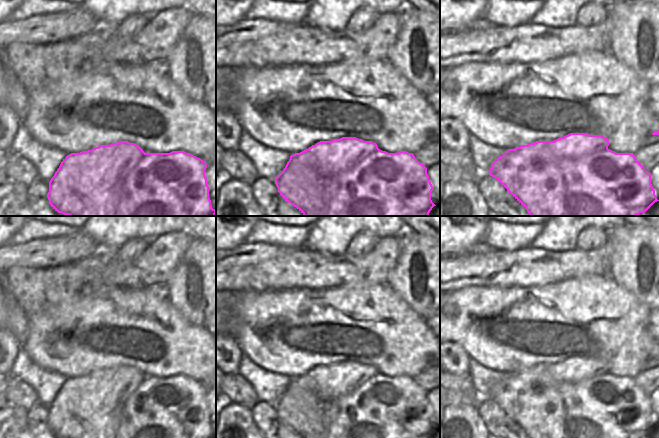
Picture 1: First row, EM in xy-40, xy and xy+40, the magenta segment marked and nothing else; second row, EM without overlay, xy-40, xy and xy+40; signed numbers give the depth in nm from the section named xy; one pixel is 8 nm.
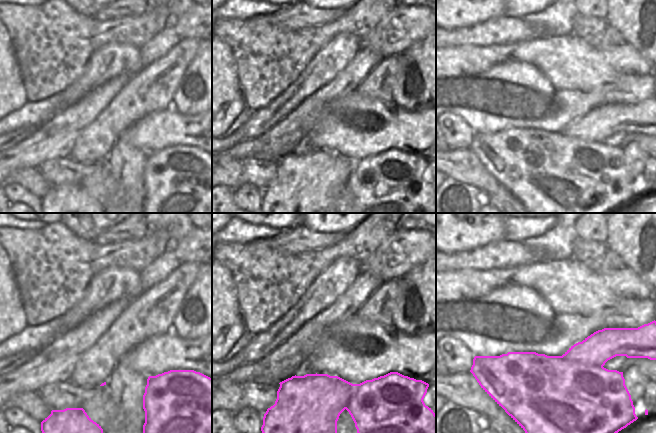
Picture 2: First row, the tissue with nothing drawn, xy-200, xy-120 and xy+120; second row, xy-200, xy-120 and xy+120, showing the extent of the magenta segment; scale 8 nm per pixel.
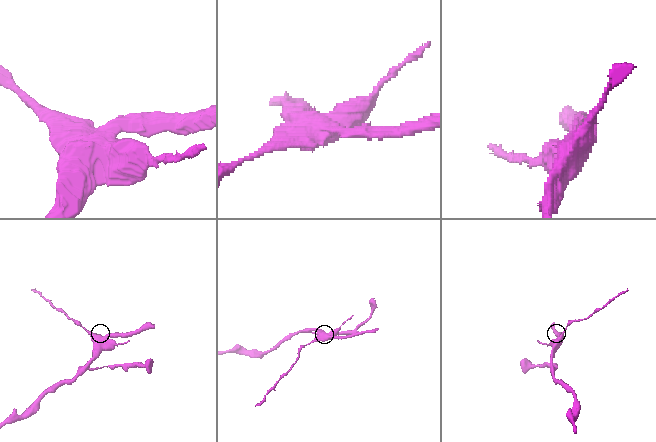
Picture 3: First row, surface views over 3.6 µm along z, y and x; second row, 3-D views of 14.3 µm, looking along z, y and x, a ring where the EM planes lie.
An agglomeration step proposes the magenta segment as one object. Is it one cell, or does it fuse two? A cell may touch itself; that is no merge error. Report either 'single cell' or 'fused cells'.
fused cells

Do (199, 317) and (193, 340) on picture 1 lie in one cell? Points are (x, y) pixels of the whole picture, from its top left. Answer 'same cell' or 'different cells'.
different cells

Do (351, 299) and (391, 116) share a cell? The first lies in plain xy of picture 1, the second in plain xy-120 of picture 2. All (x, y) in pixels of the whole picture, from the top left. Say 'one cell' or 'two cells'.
one cell

